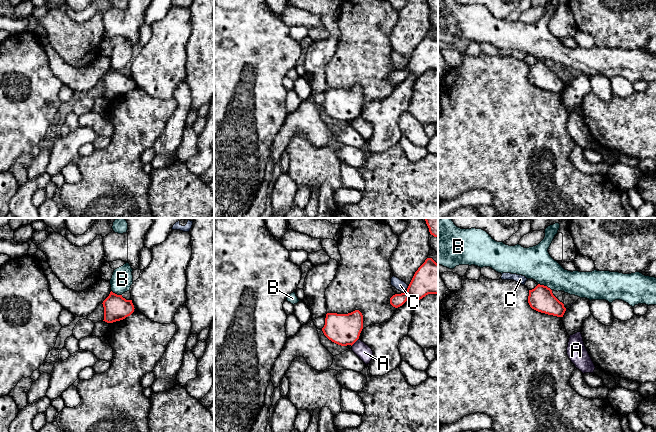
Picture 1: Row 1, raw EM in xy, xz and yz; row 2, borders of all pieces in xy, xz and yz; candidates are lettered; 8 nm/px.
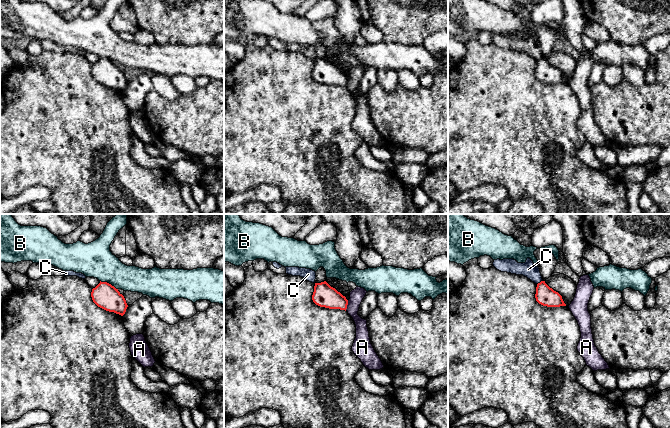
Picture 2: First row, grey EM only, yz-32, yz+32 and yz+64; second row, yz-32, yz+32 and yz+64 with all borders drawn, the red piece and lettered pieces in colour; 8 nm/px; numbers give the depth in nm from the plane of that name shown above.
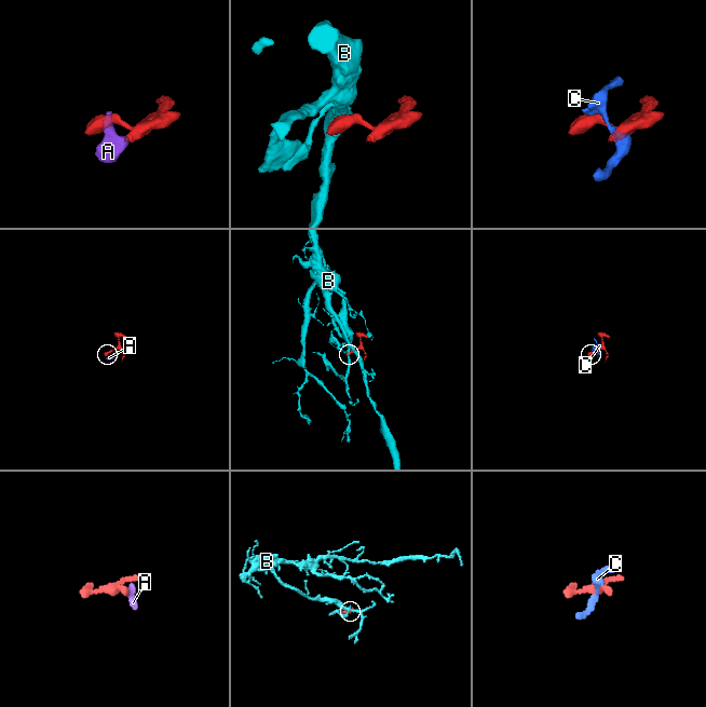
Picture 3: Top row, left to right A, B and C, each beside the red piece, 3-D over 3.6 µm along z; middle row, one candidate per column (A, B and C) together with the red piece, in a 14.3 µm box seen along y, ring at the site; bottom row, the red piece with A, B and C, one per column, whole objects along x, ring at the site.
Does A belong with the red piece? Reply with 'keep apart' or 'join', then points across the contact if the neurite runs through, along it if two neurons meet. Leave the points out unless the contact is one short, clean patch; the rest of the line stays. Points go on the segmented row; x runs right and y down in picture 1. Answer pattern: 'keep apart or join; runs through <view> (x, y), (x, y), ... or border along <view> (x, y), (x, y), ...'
keep apart; border along xz (358, 338), (351, 345)

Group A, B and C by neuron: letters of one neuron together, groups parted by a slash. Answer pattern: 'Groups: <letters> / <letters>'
Groups: A C / B

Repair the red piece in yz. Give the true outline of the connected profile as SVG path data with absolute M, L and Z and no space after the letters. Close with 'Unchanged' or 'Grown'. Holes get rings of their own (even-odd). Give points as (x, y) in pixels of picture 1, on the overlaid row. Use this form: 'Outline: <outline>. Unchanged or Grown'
Outline: M538 284L529 290L528 303L530 307L538 312L563 317L566 308L552 293L547 286Z. Unchanged

